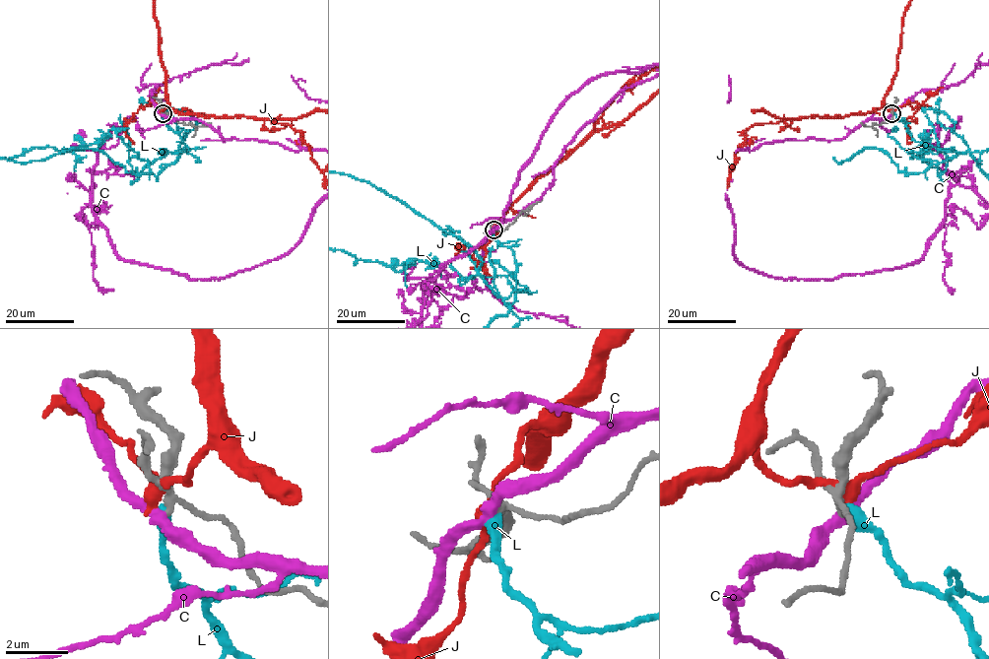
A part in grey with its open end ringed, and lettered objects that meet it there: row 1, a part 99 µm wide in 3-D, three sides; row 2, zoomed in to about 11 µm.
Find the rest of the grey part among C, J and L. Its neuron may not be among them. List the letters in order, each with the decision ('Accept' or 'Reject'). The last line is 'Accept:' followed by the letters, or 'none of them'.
C: Reject
J: Reject
L: Accept
Accept: L

